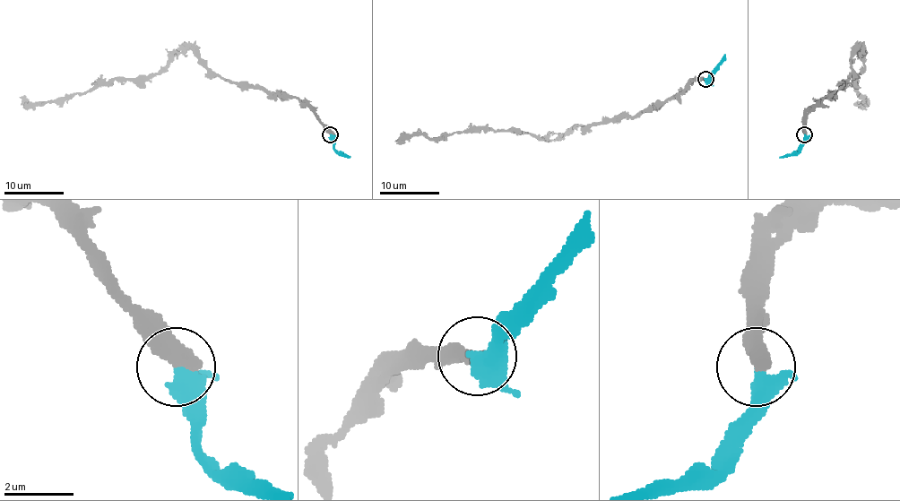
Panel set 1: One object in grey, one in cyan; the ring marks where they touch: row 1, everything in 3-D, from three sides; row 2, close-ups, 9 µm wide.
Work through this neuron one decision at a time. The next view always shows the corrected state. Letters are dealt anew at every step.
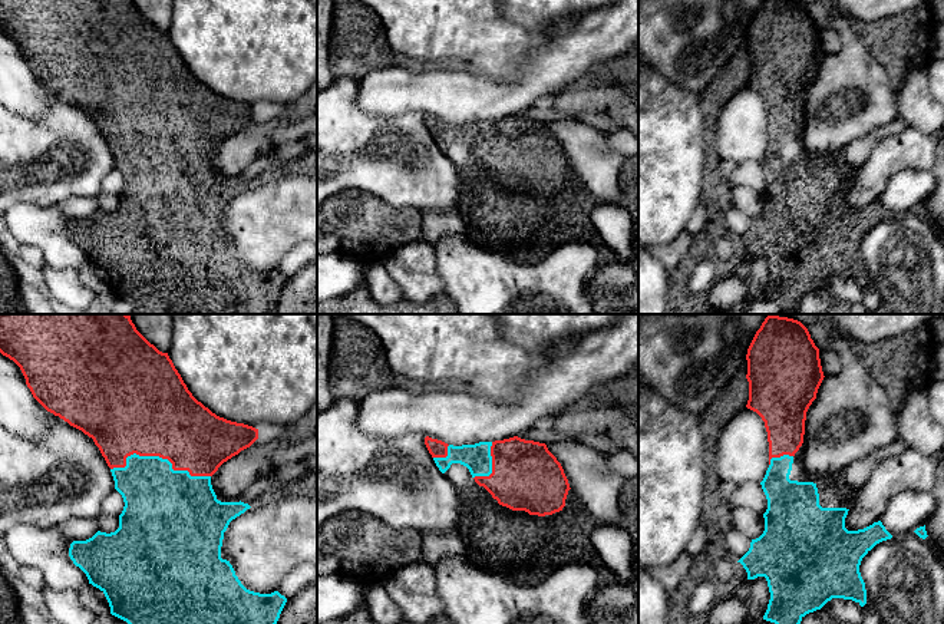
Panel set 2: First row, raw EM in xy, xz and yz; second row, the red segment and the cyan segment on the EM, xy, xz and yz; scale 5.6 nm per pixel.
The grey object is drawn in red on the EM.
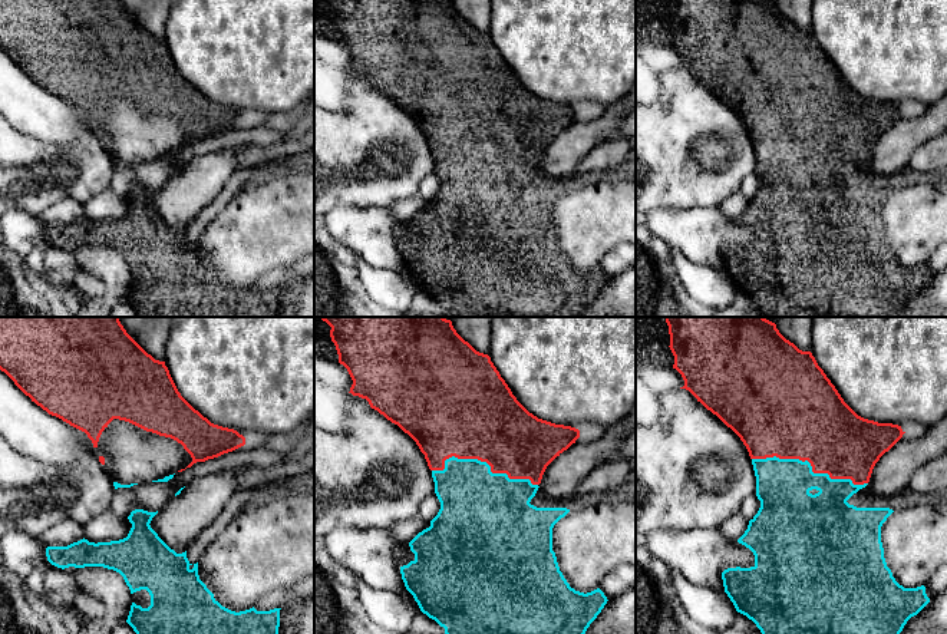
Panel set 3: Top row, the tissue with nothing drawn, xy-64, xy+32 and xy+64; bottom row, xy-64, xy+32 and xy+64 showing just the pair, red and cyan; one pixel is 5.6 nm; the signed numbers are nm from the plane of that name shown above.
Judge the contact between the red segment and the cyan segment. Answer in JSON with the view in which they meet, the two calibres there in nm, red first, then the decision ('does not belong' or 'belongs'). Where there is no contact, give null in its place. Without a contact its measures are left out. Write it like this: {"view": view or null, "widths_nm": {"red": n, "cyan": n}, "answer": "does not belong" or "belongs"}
{"view": "xy", "widths_nm": {"red": 480, "cyan": 380}, "answer": "belongs"}

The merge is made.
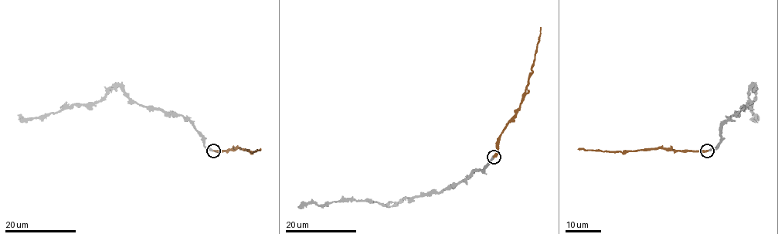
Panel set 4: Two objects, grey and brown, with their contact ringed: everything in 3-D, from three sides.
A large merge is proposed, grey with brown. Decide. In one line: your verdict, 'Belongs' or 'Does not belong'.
Belongs

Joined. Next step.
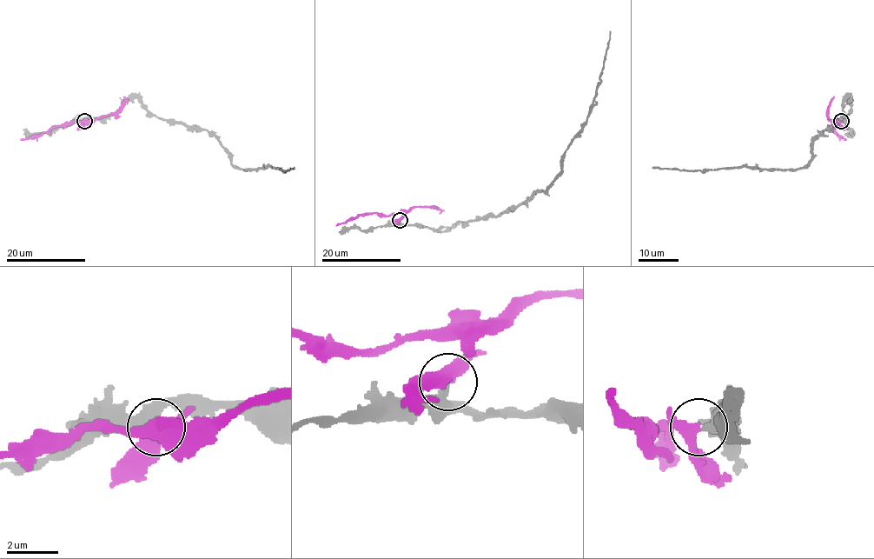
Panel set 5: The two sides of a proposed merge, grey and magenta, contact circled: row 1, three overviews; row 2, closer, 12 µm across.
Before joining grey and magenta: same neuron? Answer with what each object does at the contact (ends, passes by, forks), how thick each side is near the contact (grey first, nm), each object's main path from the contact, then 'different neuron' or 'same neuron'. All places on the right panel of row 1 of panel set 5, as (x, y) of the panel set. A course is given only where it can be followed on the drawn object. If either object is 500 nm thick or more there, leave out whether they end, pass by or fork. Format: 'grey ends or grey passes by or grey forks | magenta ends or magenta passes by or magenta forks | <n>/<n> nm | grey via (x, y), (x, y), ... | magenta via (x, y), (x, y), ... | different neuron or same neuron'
grey passes by | magenta passes by | 240/420 nm | grey via (841, 121), (850, 106), (848, 98), (837, 122), (813, 142), (809, 163), (804, 167), (701, 170), (652, 167) | magenta via (841, 121), (834, 121), (834, 130), (846, 139) | different neuron

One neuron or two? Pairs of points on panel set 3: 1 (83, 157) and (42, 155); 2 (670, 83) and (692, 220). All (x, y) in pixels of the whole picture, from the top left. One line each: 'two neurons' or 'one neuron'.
1: one neuron
2: two neurons

